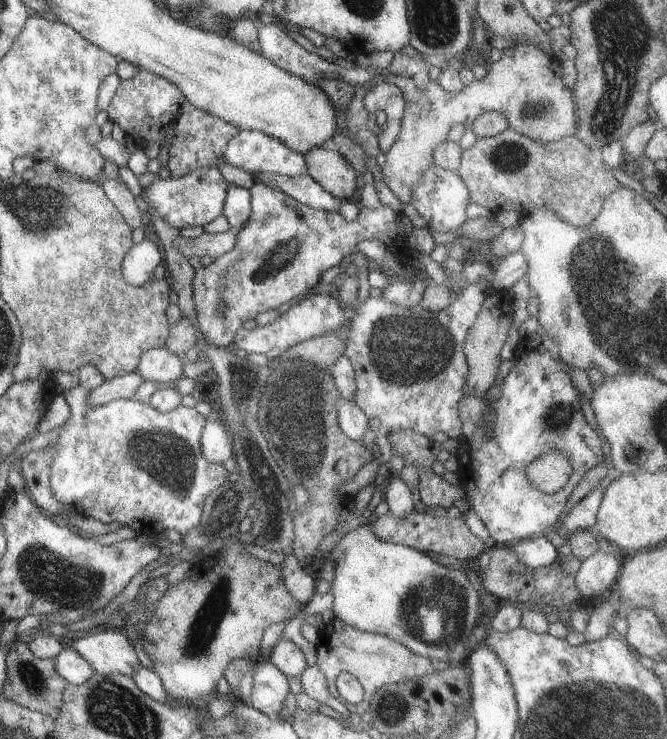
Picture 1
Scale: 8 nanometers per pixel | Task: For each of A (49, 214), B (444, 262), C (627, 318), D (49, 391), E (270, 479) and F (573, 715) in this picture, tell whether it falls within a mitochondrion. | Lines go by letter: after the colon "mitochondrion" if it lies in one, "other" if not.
A: mitochondrion
B: other
C: mitochondrion
D: other
E: mitochondrion
F: mitochondrion

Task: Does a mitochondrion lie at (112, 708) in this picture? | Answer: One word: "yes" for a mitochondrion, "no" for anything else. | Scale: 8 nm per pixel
yes

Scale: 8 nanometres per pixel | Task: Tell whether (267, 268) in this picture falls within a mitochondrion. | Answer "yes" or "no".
yes

